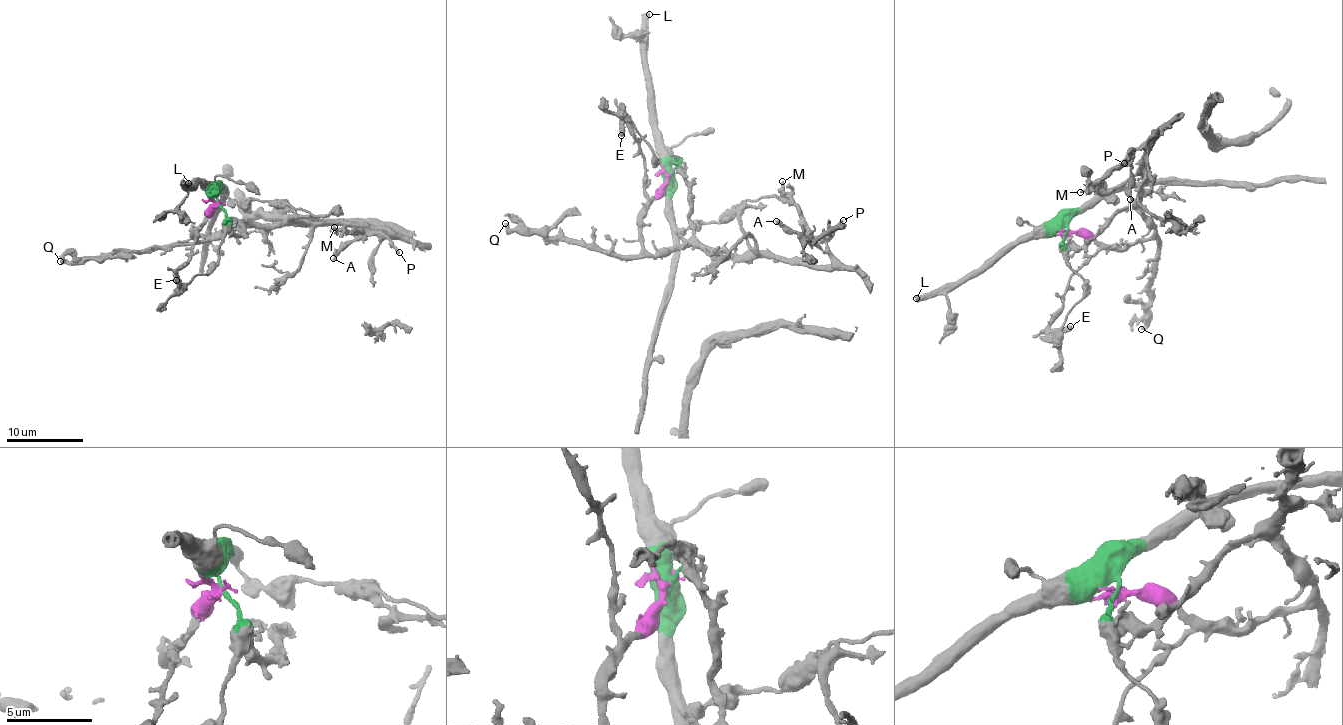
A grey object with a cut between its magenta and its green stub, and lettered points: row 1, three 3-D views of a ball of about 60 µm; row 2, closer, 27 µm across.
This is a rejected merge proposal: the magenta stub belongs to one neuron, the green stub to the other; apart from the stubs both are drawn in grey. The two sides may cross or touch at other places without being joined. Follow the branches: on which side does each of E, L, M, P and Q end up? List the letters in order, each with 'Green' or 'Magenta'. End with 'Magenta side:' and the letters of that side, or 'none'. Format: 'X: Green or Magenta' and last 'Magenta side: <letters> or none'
E: Magenta
L: Green
M: Magenta
P: Magenta
Q: Magenta
Magenta side: E, M, P, Q

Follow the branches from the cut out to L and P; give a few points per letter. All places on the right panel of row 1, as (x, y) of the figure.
L: (1067, 230), (1061, 227), (1052, 235), (1020, 236), (1013, 244), (1005, 245), (979, 269), (954, 283), (916, 298)
P: (1067, 230), (1121, 247), (1149, 238), (1153, 223), (1136, 199), (1143, 147), (1152, 133), (1123, 163)

